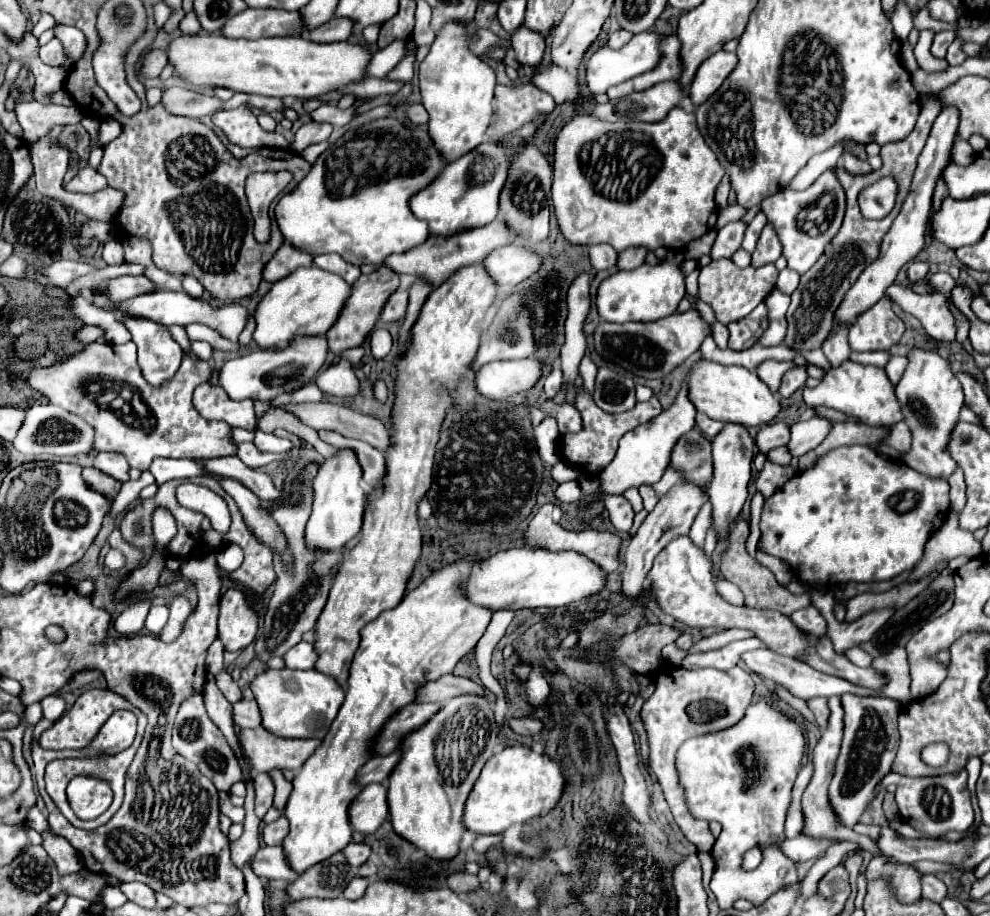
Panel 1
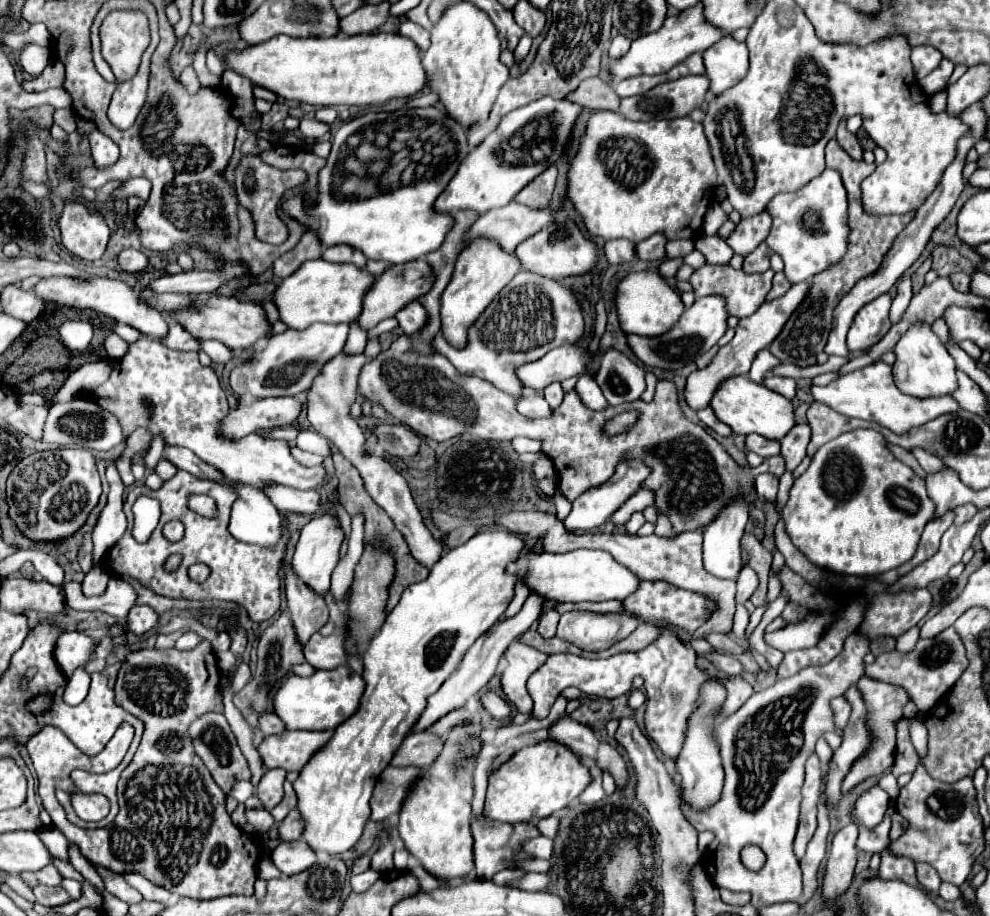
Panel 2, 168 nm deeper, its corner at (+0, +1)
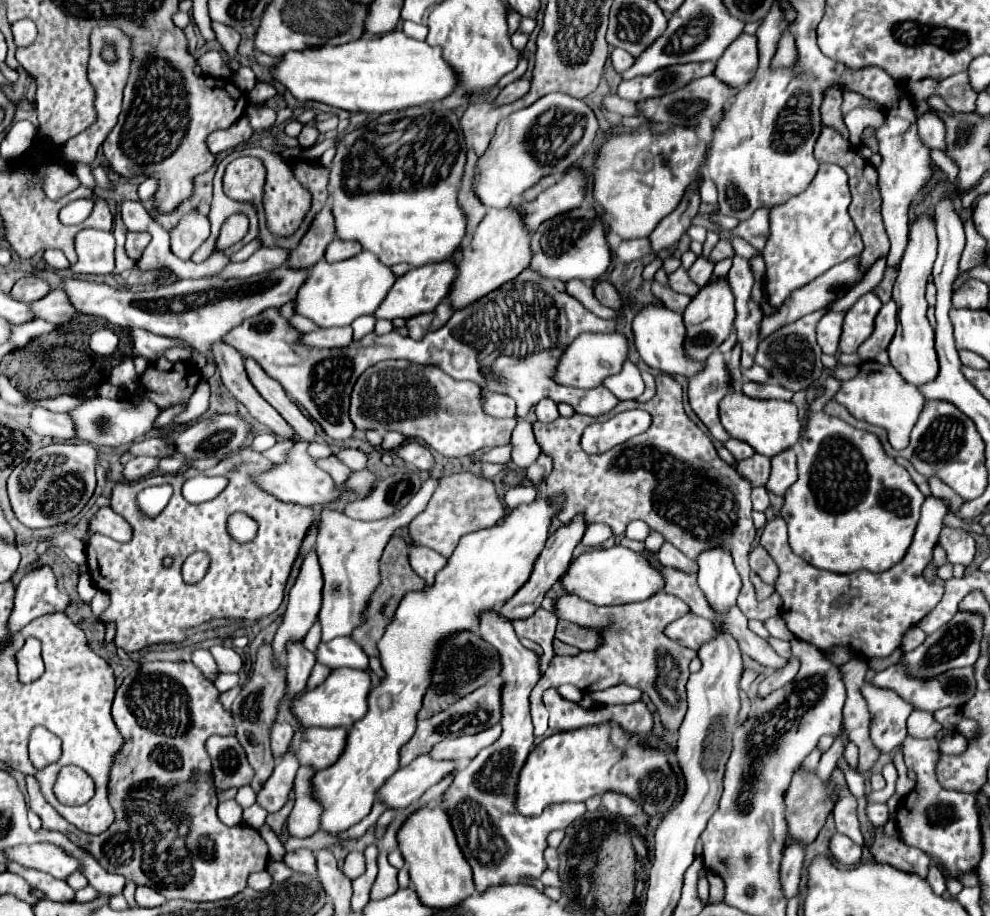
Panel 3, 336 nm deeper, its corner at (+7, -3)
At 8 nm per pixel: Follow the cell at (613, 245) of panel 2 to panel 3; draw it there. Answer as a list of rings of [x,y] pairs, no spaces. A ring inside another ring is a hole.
[[[642,238],[642,240],[626,240],[626,242],[620,242],[614,248],[614,254],[622,262],[632,262],[632,260],[638,260],[638,258],[644,258],[646,254],[650,254],[648,248],[650,246],[648,246],[646,238]]]

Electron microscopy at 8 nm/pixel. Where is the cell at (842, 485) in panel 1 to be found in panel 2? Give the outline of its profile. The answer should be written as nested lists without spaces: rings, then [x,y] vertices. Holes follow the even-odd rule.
[[[857,428],[833,438],[815,452],[811,466],[795,480],[789,494],[789,502],[785,504],[781,516],[785,518],[785,528],[793,544],[815,566],[835,574],[877,576],[891,568],[901,566],[915,554],[919,536],[925,524],[933,518],[933,510],[935,504],[927,496],[925,480],[919,478],[907,464],[903,464],[891,454],[885,438],[879,432]]]

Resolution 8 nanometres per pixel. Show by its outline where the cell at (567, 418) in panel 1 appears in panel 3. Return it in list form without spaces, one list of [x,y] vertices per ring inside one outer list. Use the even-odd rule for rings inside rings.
[[[482,390],[484,396],[484,410],[494,418],[514,418],[516,416],[516,402],[510,396],[494,394],[488,390]]]

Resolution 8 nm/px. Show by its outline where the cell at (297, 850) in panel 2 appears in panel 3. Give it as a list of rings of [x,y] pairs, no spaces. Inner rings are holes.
[[[300,848],[300,850],[294,850],[294,852],[286,852],[282,862],[284,862],[290,870],[294,870],[294,872],[310,874],[310,876],[316,874],[316,858],[314,858],[314,854],[312,854],[310,850],[306,850],[306,848]]]

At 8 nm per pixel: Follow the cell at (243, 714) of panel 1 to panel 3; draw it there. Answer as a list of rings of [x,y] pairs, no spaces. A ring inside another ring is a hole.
[[[276,722],[276,724],[270,728],[272,754],[274,754],[274,758],[280,758],[280,756],[288,750],[288,744],[290,744],[292,734],[294,734],[294,726],[290,726],[290,724],[280,724],[280,722]]]

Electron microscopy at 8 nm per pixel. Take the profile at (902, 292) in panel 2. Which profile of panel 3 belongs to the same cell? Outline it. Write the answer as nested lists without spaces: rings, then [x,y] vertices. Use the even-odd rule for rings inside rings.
[[[894,300],[886,302],[878,316],[876,316],[876,326],[874,326],[874,332],[872,336],[858,348],[858,356],[862,362],[866,360],[874,360],[876,354],[880,354],[882,350],[888,348],[892,336],[894,336],[894,330],[896,330],[896,312],[898,312],[898,306]]]

